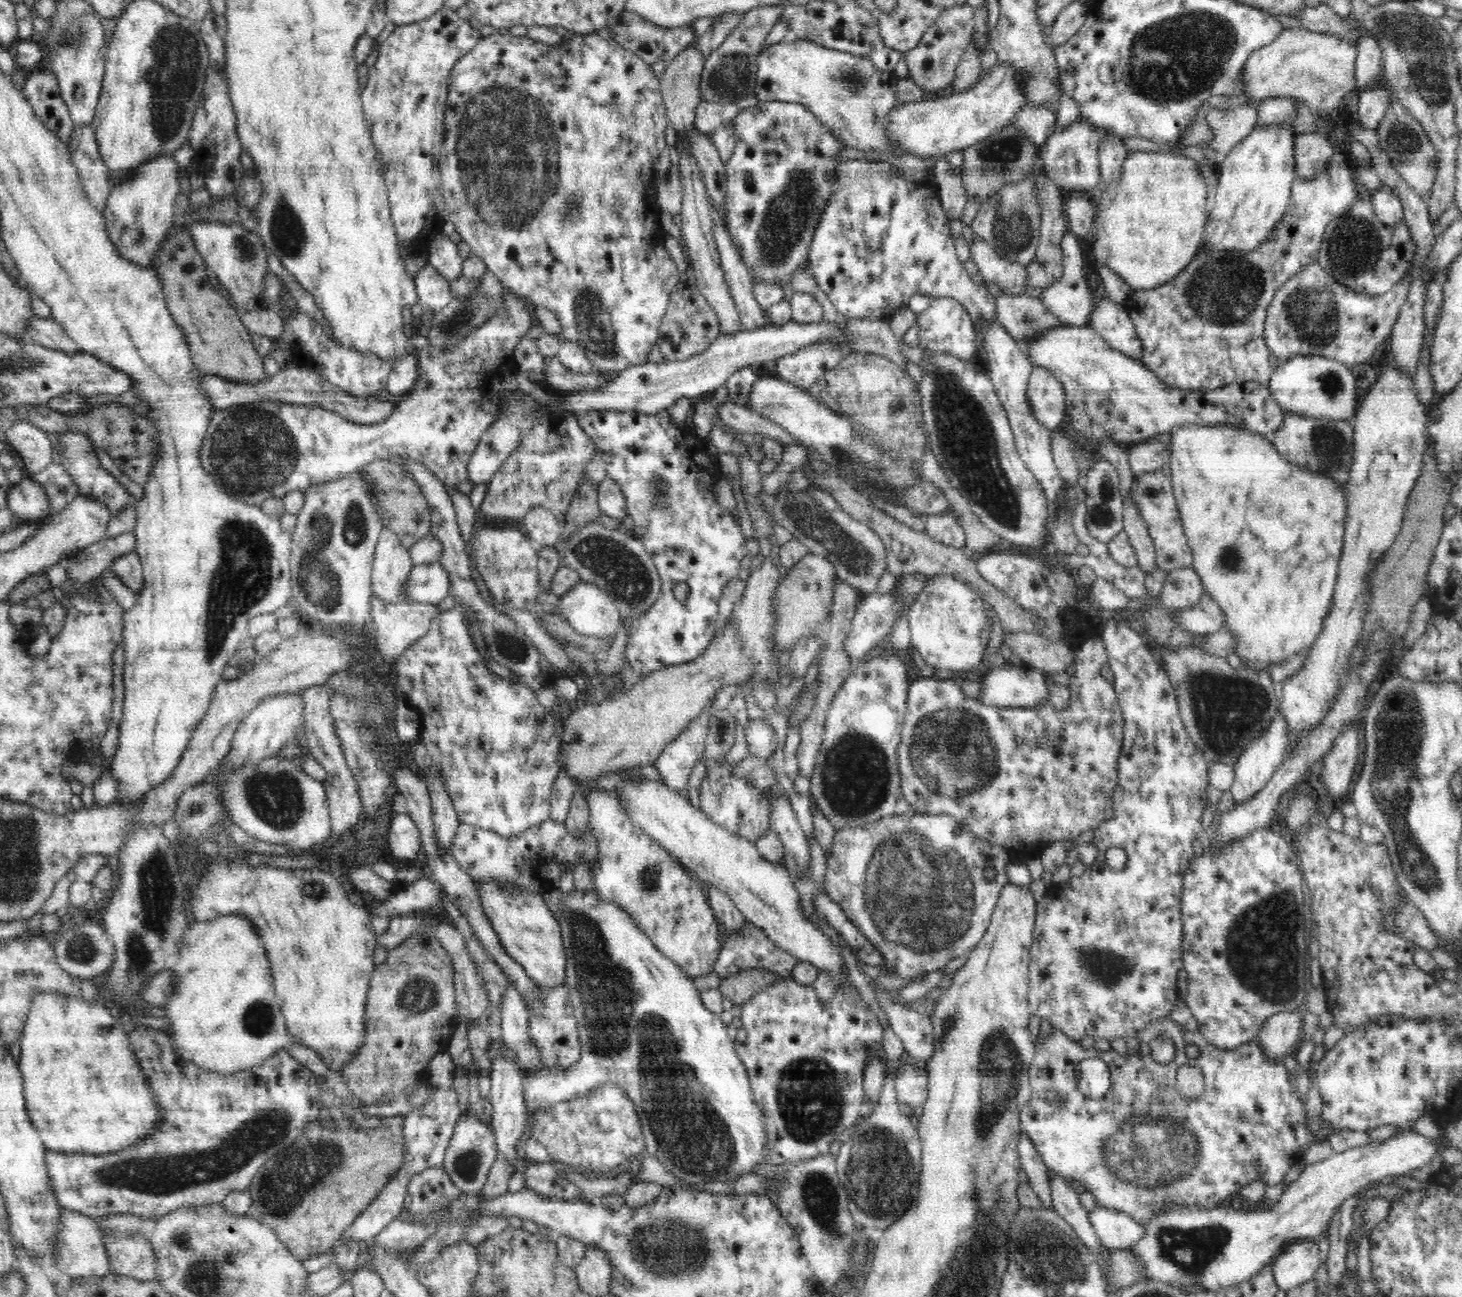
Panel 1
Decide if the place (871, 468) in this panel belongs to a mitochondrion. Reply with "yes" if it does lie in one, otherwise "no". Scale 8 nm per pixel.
yes

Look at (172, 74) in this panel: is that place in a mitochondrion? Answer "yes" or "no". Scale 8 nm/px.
yes

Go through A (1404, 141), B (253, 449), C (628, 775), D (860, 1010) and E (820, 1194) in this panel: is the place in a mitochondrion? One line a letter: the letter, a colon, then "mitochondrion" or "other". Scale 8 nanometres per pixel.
A: mitochondrion
B: mitochondrion
C: other
D: other
E: mitochondrion

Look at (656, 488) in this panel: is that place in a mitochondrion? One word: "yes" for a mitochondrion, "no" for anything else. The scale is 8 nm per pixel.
yes

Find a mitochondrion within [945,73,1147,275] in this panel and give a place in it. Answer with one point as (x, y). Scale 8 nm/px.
(1013, 230)

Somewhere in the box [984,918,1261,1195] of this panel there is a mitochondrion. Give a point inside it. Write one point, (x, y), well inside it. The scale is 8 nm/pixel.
(1103, 968)

